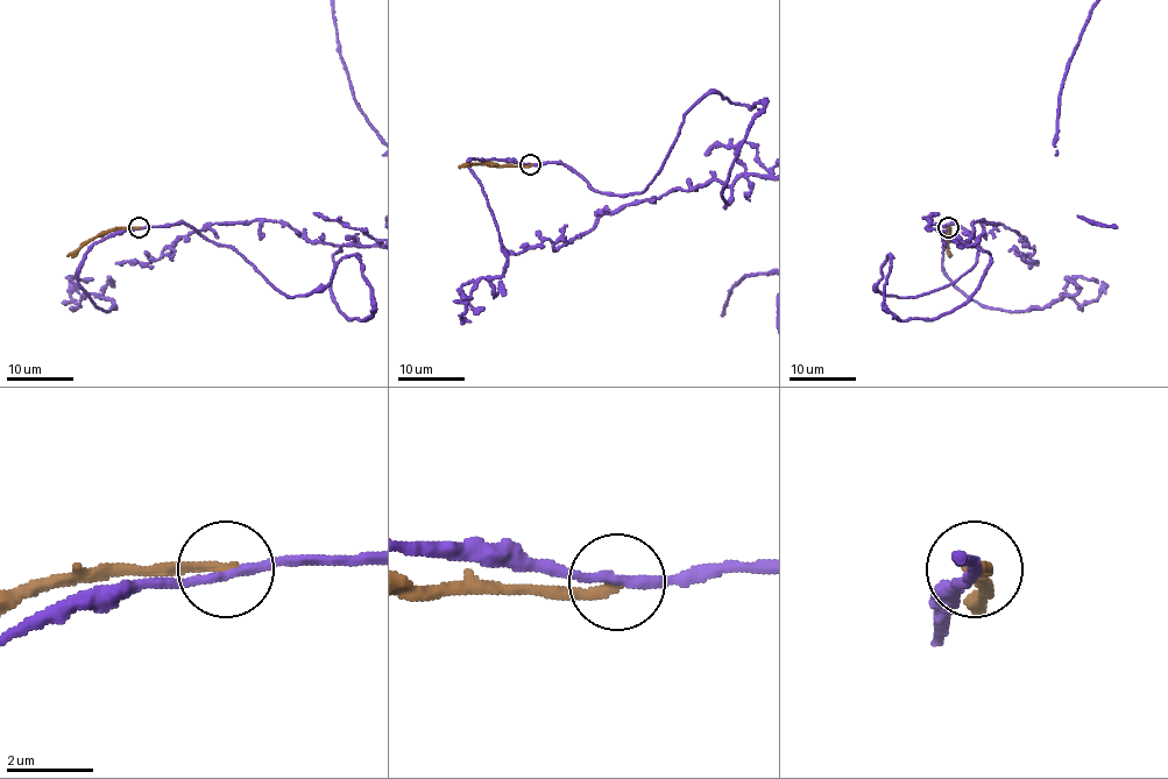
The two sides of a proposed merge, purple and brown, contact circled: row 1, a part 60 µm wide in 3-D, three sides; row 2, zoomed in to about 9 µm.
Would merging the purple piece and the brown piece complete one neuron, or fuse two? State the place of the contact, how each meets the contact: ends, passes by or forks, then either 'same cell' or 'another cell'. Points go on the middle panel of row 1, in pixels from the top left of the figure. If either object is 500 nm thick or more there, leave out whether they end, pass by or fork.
(530, 164) | purple passes by | brown ends | another cell

